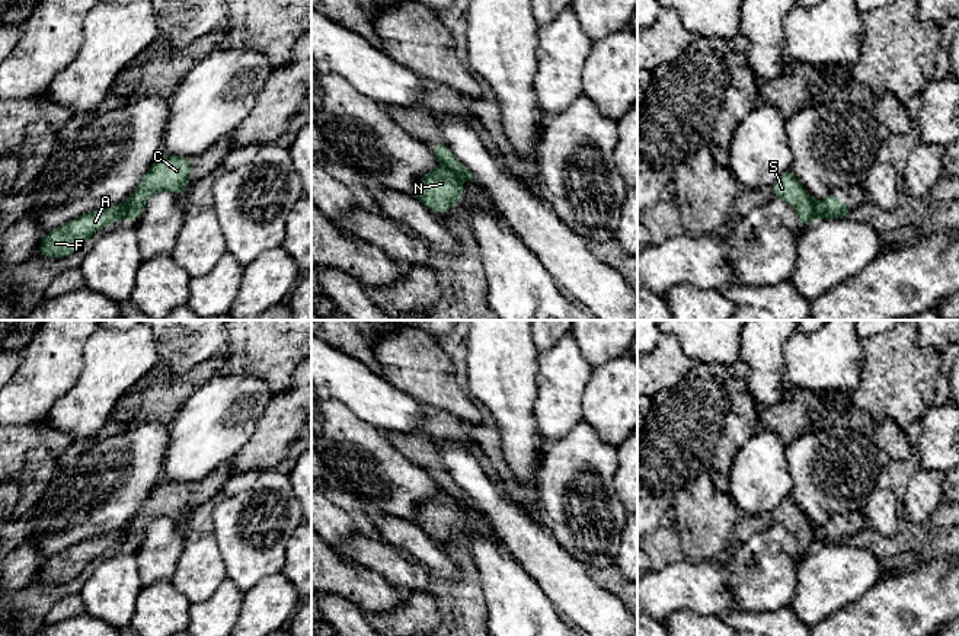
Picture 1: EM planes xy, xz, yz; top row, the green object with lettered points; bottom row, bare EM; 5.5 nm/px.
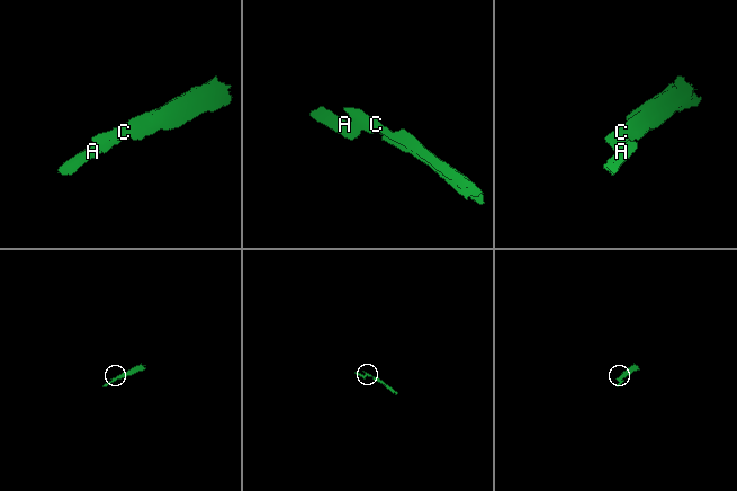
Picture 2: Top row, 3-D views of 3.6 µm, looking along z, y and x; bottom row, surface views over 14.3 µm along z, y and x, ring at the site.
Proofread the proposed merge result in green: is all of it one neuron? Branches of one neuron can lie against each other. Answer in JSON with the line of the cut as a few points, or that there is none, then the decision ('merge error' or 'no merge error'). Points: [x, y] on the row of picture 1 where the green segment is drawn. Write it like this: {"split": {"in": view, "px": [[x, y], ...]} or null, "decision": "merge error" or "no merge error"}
{"split": {"in": "xz", "px": [[444, 166], [460, 178]]}, "decision": "merge error"}

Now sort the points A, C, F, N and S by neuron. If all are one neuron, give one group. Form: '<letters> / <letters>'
A F N / C S

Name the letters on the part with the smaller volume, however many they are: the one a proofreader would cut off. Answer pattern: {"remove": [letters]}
{"remove": ["A", "F", "N"]}

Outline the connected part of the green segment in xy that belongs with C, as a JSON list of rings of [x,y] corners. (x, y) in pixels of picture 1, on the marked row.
[[[160,154],[125,201],[124,218],[134,223],[153,194],[175,192],[182,195],[186,191],[191,164],[192,157]]]

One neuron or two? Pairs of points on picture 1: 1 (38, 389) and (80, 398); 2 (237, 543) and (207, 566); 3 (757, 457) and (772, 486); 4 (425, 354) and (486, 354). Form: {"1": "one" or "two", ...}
{"1": "two", "2": "two", "3": "one", "4": "two"}

